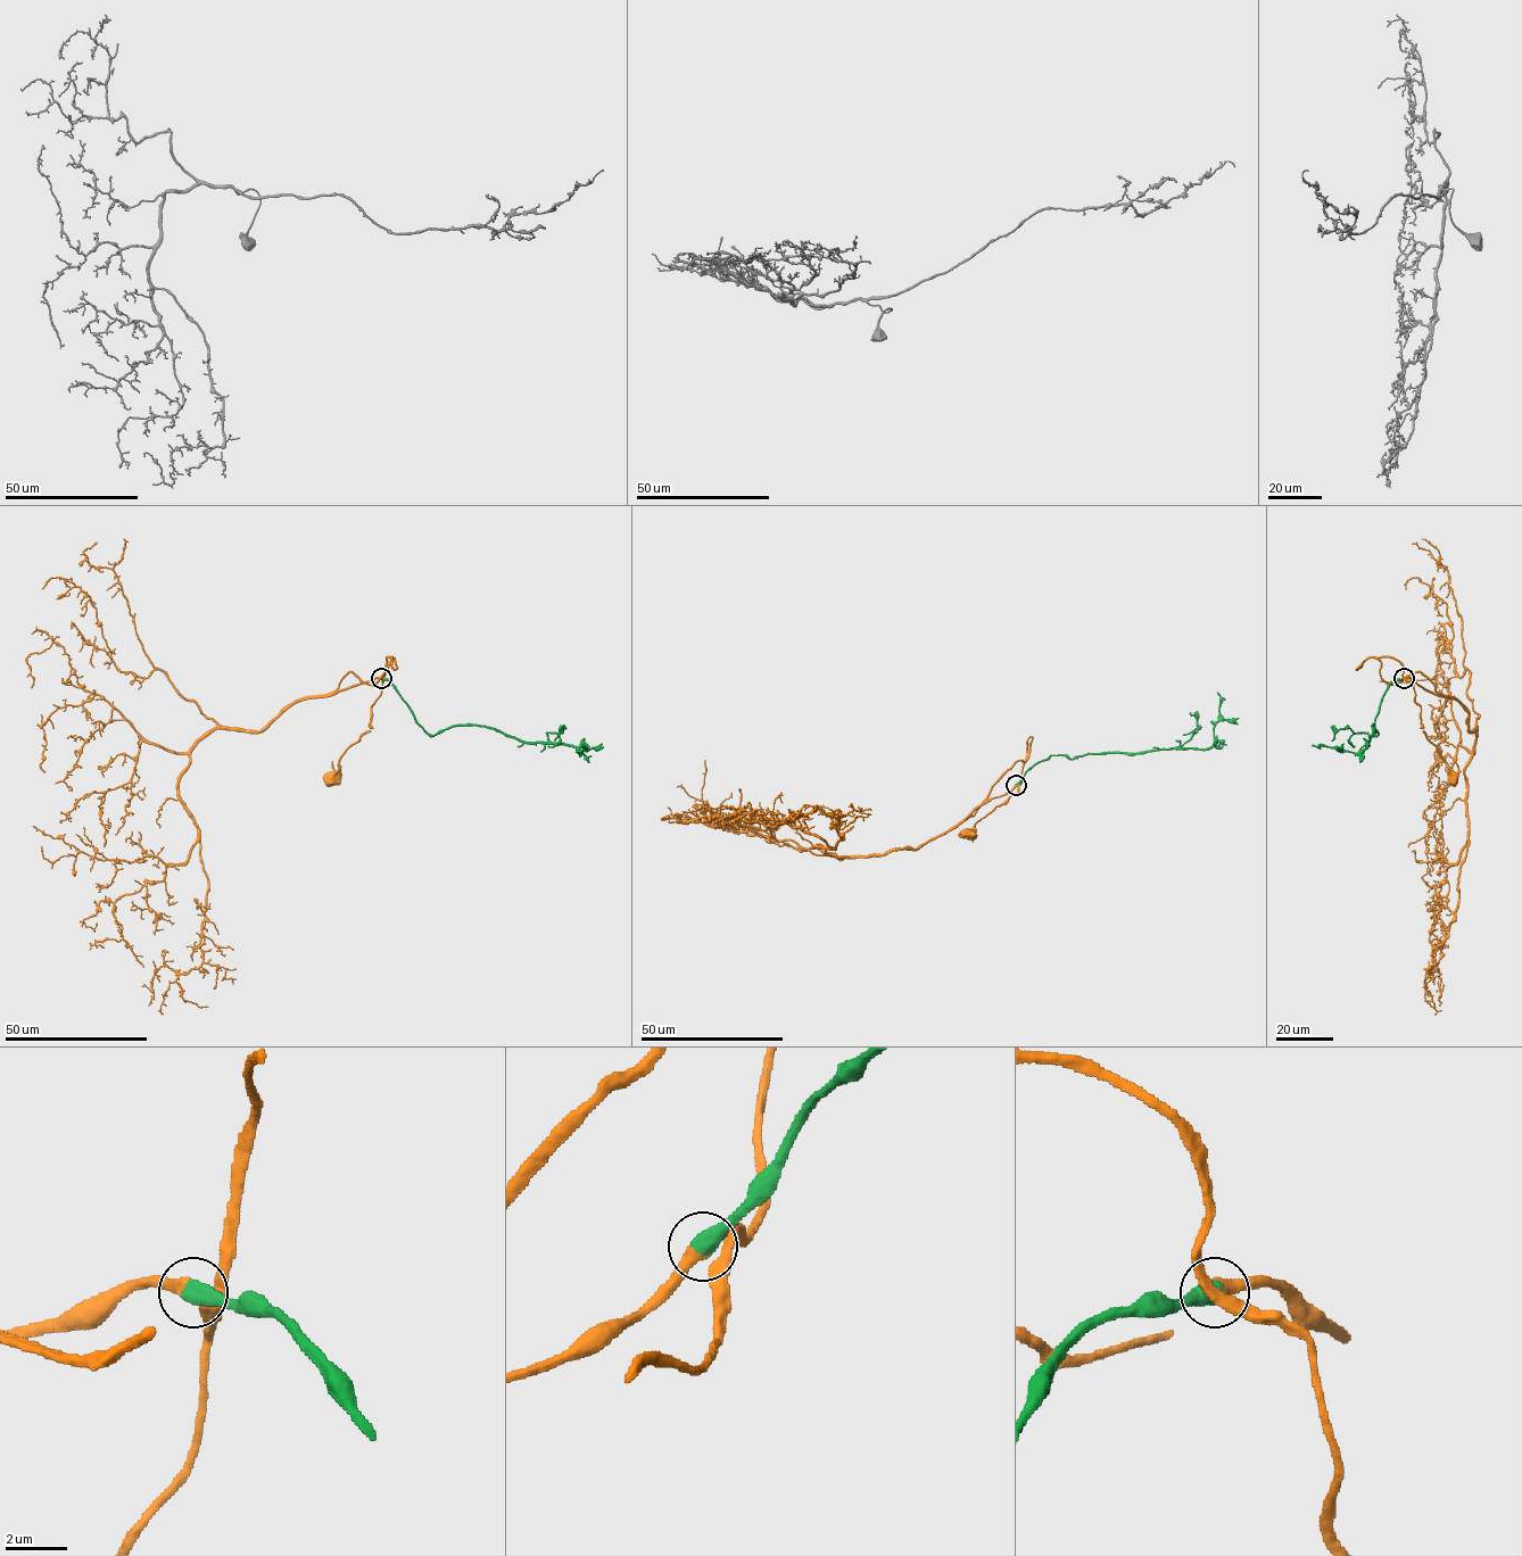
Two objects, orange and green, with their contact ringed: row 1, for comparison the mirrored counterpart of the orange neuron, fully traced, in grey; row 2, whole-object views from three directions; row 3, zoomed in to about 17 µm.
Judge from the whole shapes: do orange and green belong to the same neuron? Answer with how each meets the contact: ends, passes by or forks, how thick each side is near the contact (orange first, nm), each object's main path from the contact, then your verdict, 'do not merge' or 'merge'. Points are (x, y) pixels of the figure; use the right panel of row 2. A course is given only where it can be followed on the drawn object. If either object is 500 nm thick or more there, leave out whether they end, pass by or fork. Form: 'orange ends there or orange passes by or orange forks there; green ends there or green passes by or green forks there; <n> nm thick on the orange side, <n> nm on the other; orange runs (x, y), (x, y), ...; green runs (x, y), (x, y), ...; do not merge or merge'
280 nm thick on the orange side, 650 nm on the other; orange runs (1404, 678), (1413, 685), (1423, 730), (1447, 764), (1450, 779); green runs (1404, 678), (1395, 680), (1383, 694), (1375, 720), (1378, 734), (1372, 725), (1362, 752), (1312, 745); merge

